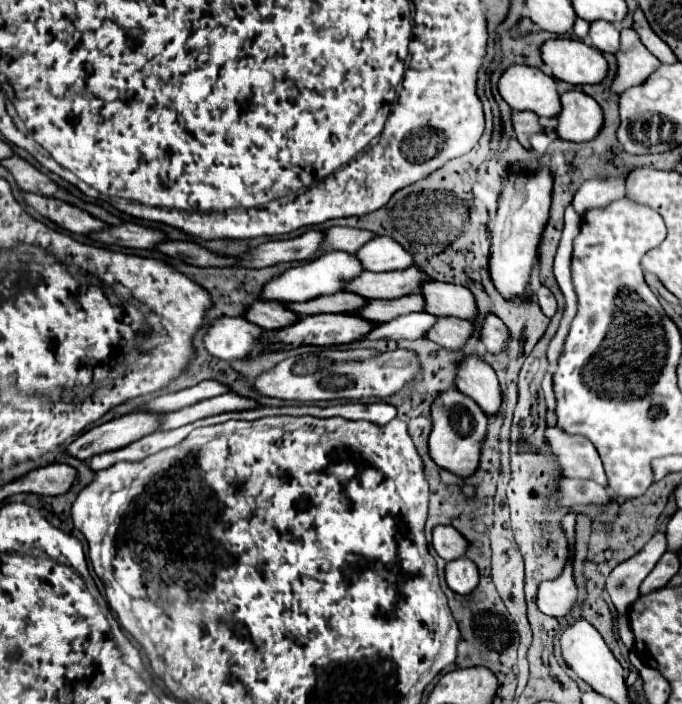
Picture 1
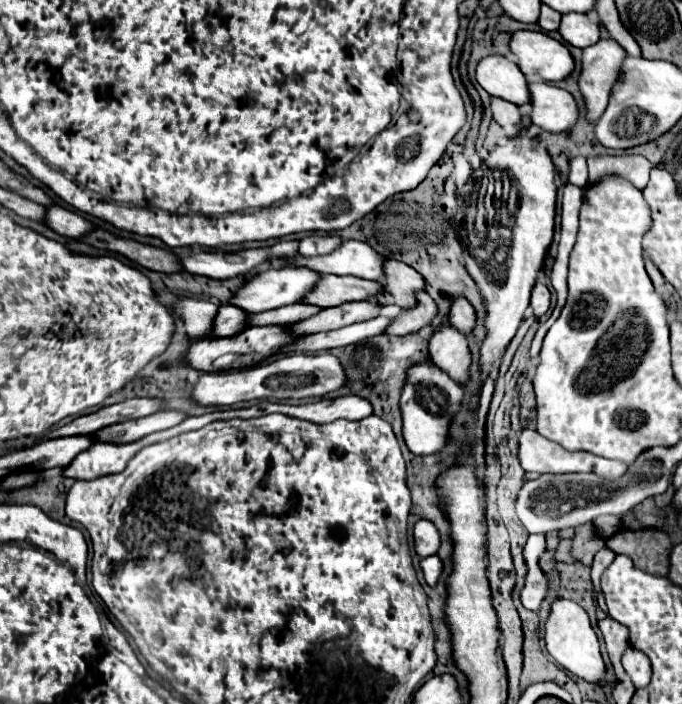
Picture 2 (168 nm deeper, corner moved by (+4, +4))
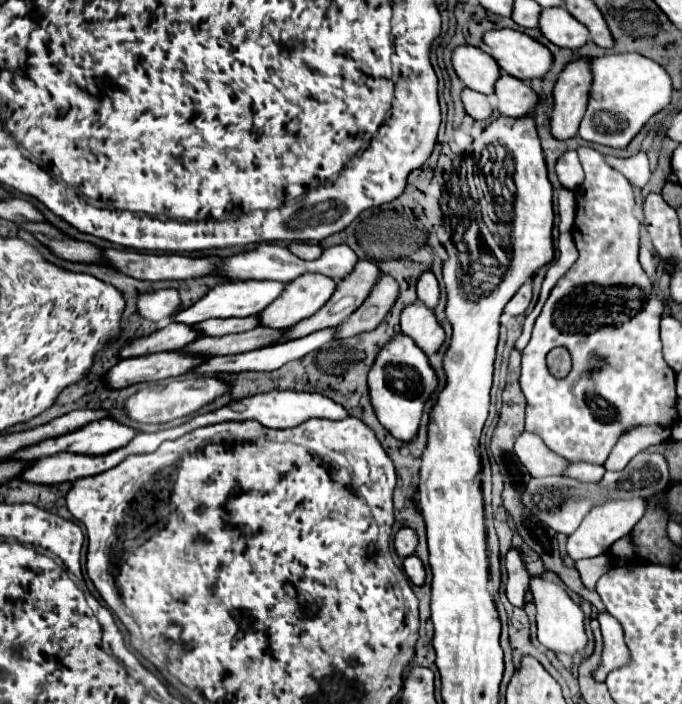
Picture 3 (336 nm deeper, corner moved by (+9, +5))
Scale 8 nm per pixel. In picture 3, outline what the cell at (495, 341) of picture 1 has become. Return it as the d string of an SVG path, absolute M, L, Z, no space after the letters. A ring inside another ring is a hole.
M428 270L428 272L422 272L418 276L418 282L416 282L416 294L418 298L428 306L428 308L434 308L436 302L438 302L438 294L440 294L440 288L438 288L438 280L436 276Z

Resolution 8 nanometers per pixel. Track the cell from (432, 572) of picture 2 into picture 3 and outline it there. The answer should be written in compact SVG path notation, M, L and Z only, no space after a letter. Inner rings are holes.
M416 554L404 558L404 572L412 584L416 584L416 586L424 584L424 566Z

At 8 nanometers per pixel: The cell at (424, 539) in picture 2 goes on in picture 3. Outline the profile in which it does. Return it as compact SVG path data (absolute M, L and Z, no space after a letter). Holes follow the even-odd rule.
M400 528L394 536L394 550L400 558L414 554L416 544L418 544L418 538L416 538L416 532L412 528Z

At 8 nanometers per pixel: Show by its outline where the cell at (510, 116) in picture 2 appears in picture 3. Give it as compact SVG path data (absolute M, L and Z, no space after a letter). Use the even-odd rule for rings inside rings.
M464 88L462 90L462 104L464 104L464 110L468 116L472 116L474 120L486 120L490 118L492 114L492 102L486 94L478 94L470 88Z

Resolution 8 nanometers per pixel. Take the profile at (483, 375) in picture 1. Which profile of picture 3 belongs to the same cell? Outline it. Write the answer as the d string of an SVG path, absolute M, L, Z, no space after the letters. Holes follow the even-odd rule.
M418 302L404 306L400 314L400 328L402 334L410 336L426 354L434 354L446 340L442 326L434 318L434 312Z

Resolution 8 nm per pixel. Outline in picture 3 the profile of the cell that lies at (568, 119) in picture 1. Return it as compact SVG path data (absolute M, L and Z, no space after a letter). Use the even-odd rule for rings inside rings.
M506 72L500 74L494 86L496 96L496 110L502 116L518 118L524 114L530 114L536 108L536 94L530 86L516 80L514 76L506 76Z

